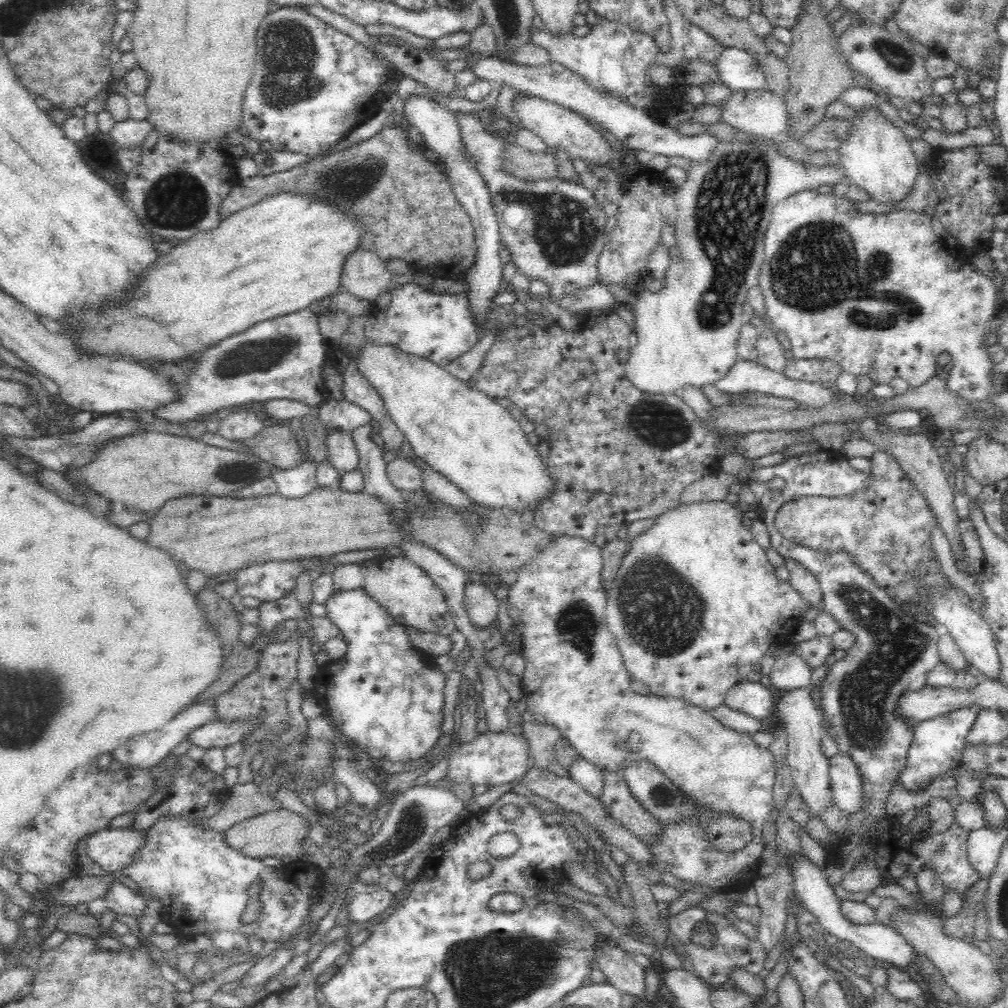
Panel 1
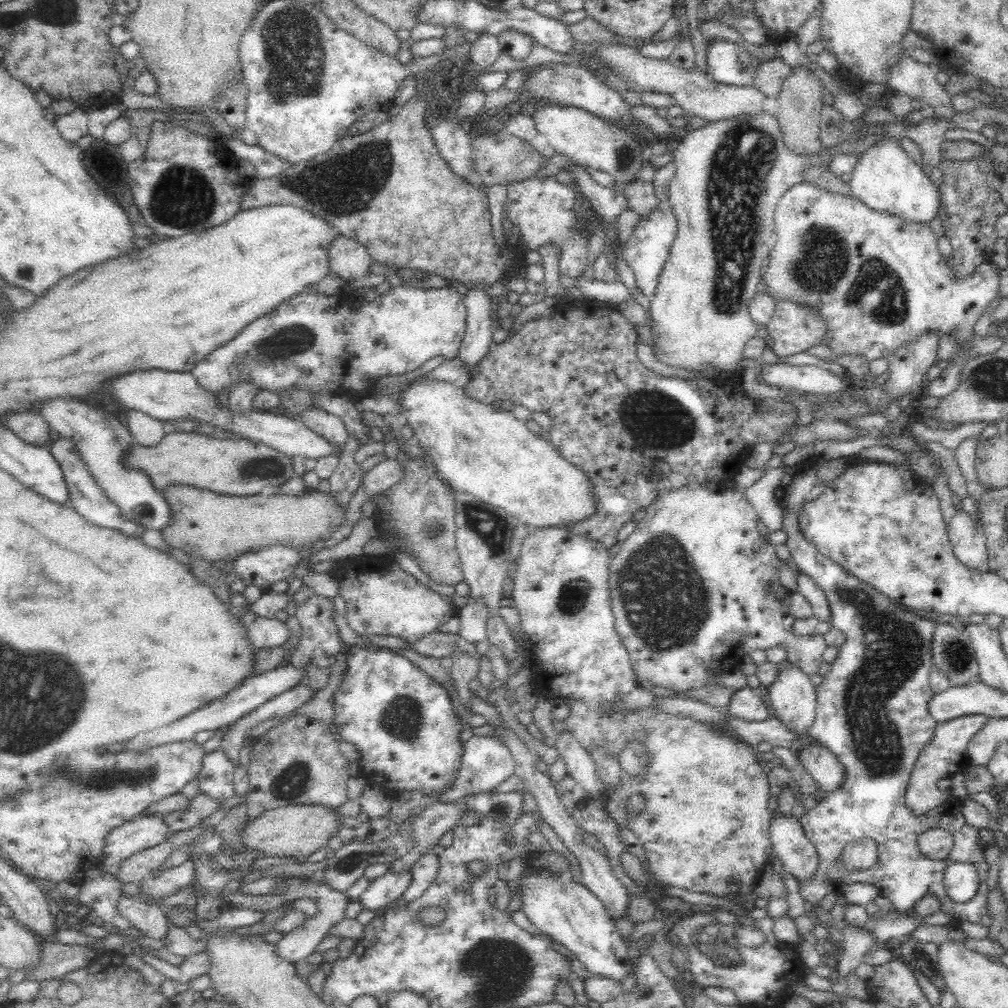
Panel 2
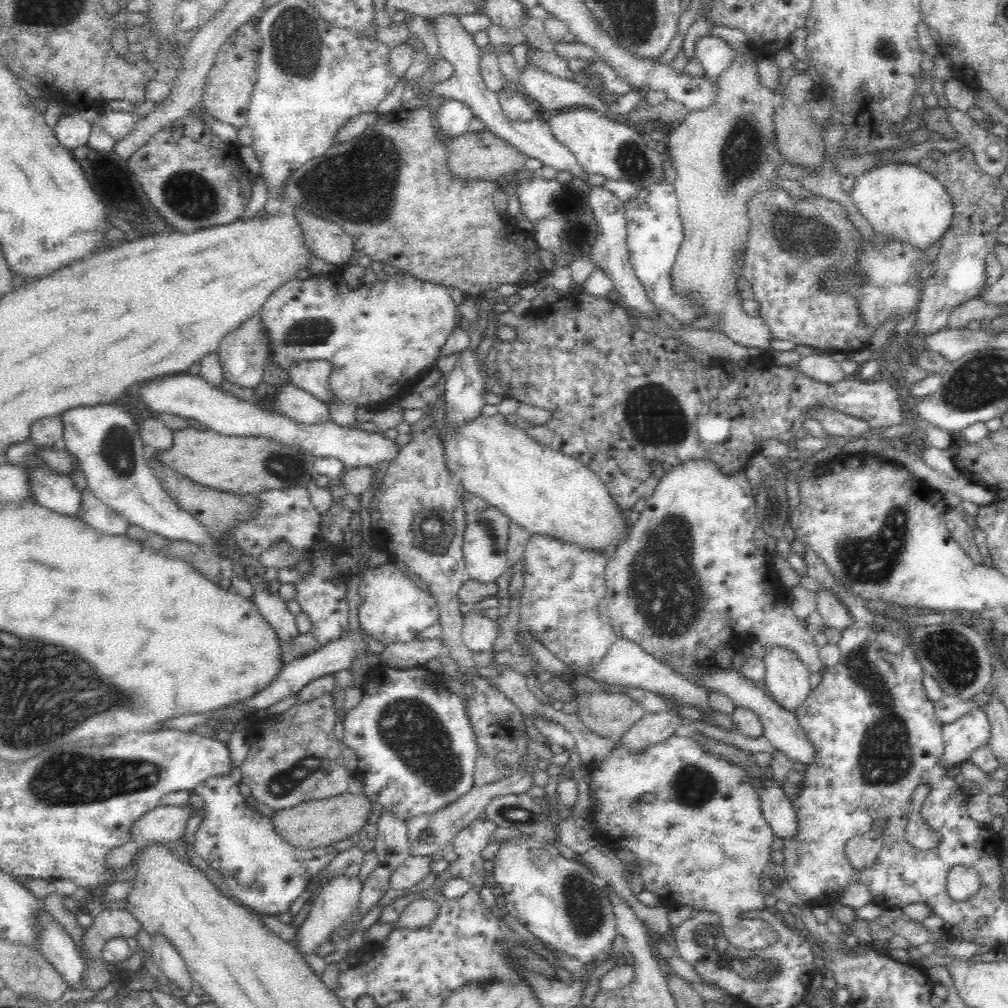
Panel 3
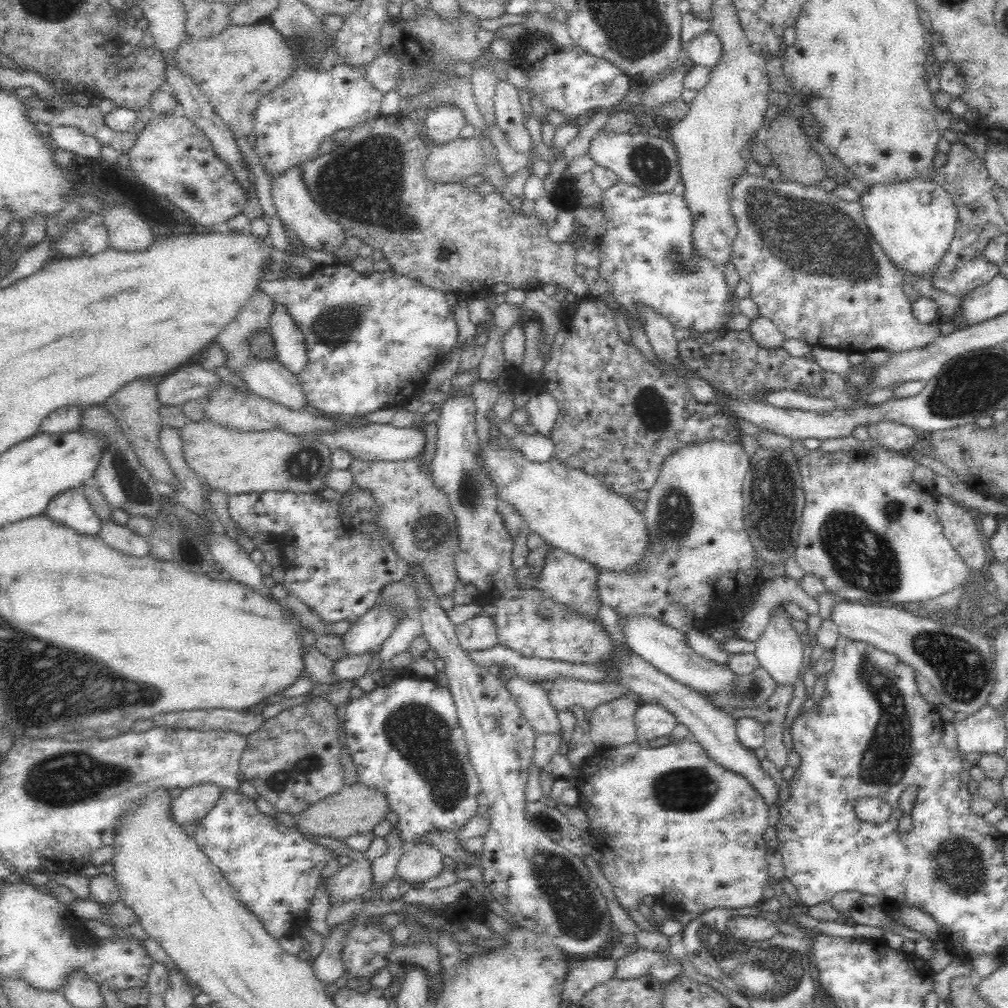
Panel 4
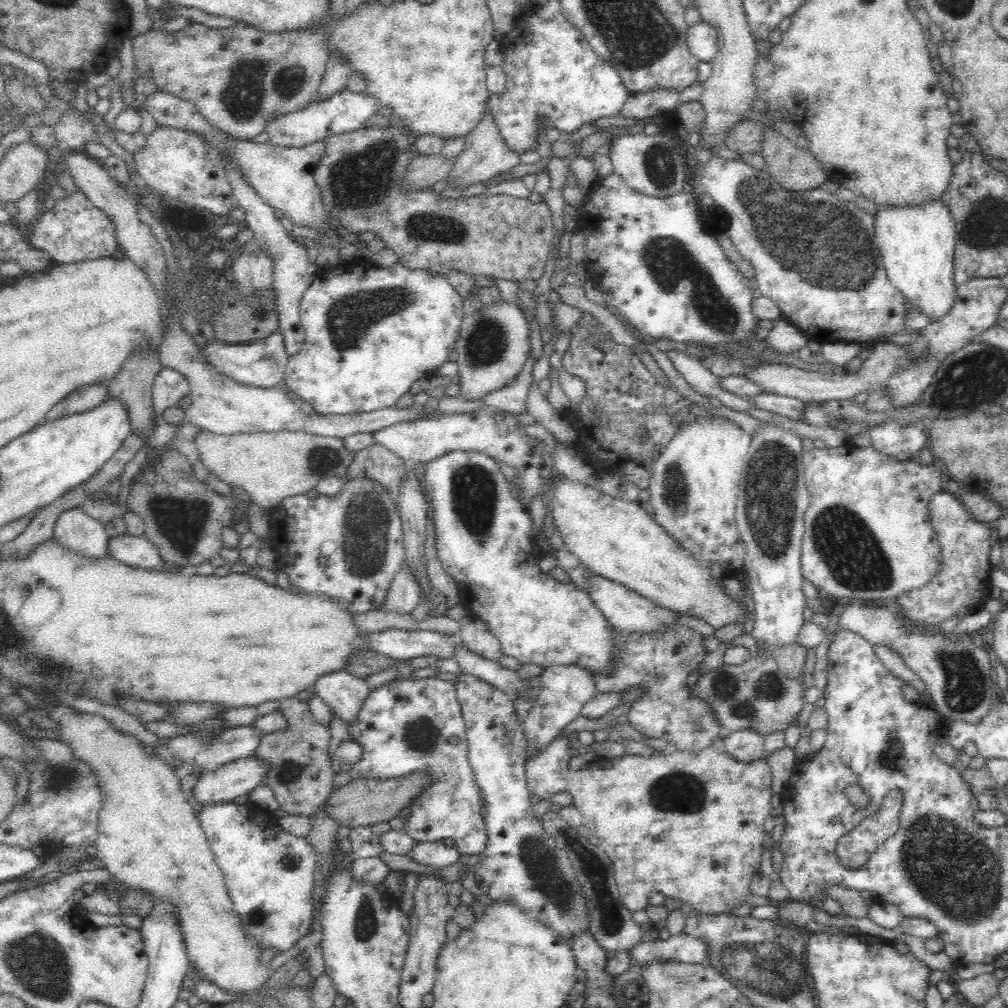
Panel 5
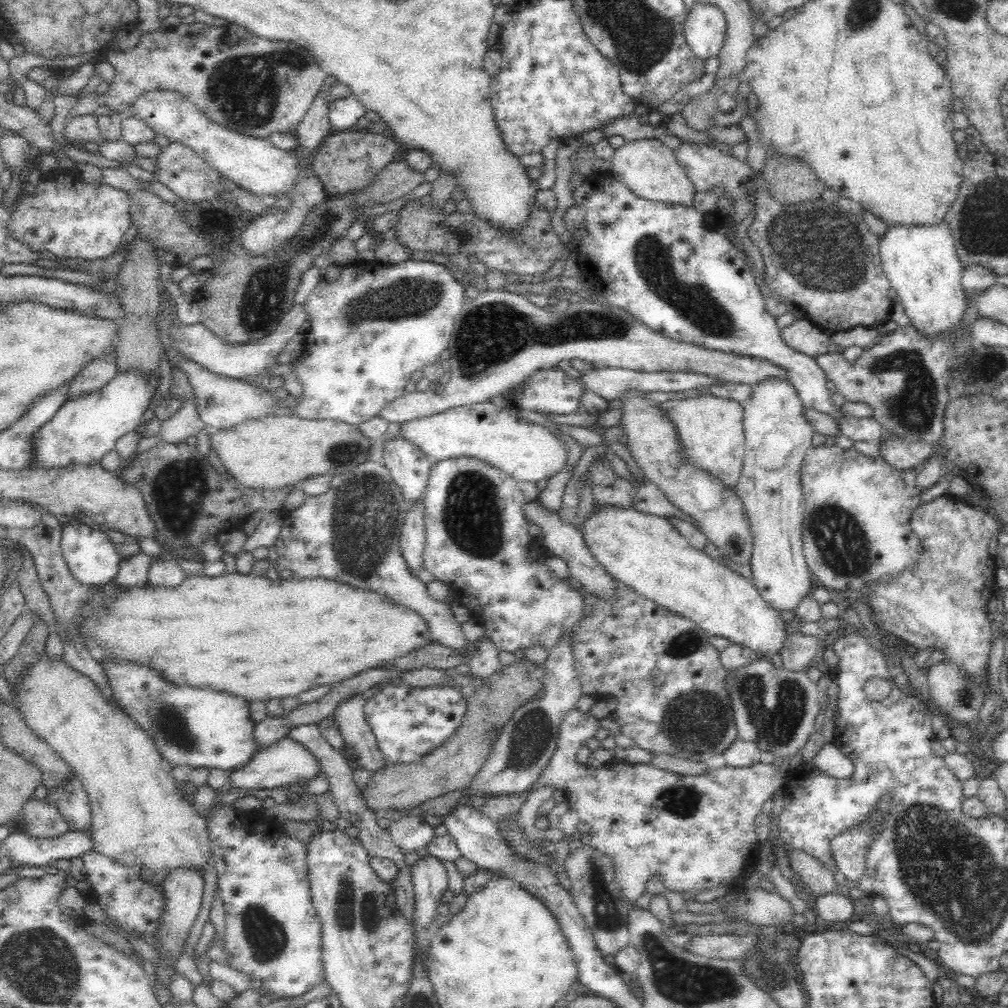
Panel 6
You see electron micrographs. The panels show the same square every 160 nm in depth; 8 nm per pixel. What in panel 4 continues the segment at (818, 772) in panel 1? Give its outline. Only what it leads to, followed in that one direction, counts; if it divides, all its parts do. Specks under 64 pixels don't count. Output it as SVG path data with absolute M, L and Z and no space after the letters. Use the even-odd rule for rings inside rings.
M779 605L775 607L771 611L769 624L755 642L755 656L759 660L759 666L766 670L768 675L776 681L776 686L788 685L794 687L796 682L800 680L799 675L802 672L805 639L801 633L792 629L792 625L788 621L790 618L791 615L784 608Z

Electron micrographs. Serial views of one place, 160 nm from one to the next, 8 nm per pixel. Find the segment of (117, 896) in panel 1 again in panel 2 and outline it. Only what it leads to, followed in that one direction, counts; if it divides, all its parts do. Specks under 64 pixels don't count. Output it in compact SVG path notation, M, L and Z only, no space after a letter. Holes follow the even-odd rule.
M121 894L118 900L118 911L126 918L132 927L136 927L146 939L160 940L167 936L168 918L160 906L146 903L141 897L128 897Z

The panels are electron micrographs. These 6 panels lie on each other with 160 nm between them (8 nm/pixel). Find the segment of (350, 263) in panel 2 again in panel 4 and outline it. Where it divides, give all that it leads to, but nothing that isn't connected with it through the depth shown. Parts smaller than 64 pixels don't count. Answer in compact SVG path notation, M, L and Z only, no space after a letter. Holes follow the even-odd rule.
M296 165L284 176L271 180L271 193L277 215L301 246L333 254L344 244L347 236L343 228L328 218L316 202L312 201L308 189L304 187L304 181L301 181L301 175L301 165Z

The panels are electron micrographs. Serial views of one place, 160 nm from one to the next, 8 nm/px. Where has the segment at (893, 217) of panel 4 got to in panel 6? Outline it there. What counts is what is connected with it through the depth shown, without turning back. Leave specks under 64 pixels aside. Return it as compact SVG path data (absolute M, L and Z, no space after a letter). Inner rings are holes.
M940 220L926 226L888 224L887 228L878 240L883 271L912 326L926 336L956 332L960 328L966 299L961 285L963 270L949 223Z

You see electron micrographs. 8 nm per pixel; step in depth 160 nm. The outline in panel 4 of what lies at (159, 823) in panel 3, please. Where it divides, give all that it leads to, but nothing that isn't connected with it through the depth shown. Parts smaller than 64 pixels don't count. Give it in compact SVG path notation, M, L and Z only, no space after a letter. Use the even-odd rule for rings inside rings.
M210 783L182 789L181 794L170 802L172 821L182 827L196 823L216 804L219 793L220 787Z

